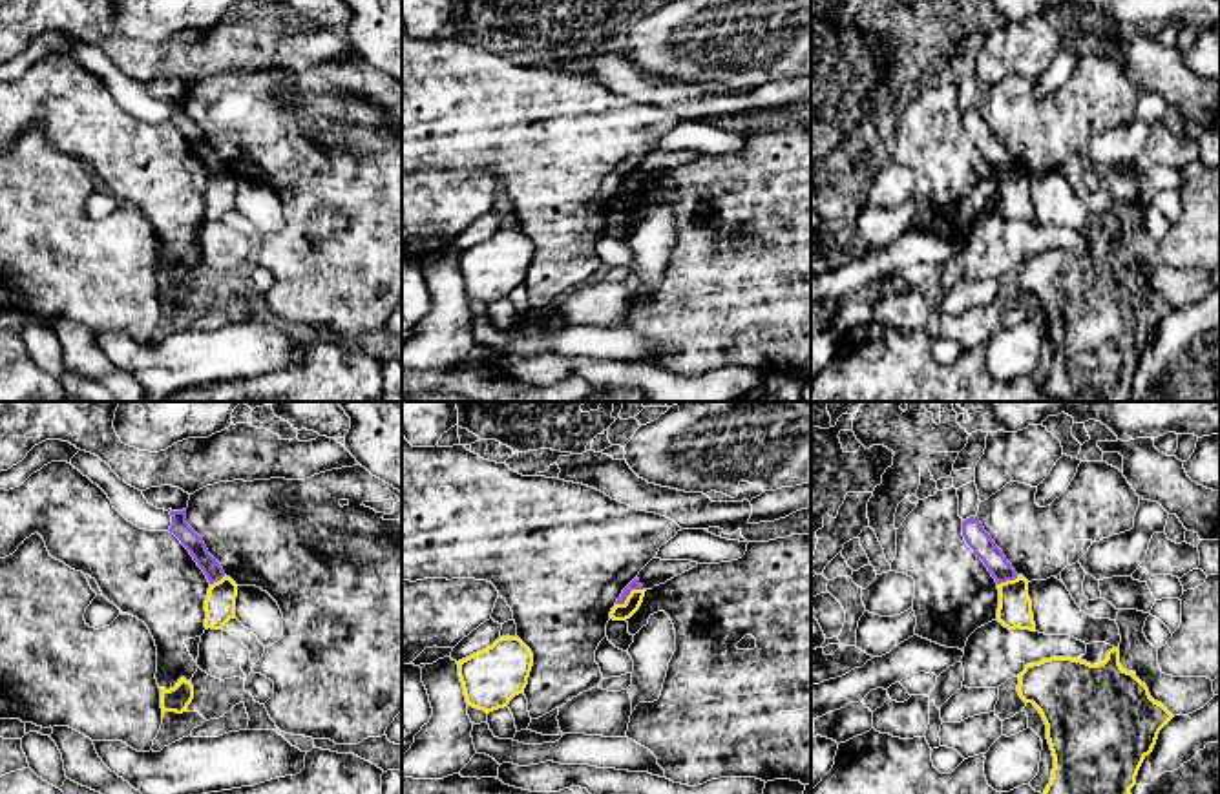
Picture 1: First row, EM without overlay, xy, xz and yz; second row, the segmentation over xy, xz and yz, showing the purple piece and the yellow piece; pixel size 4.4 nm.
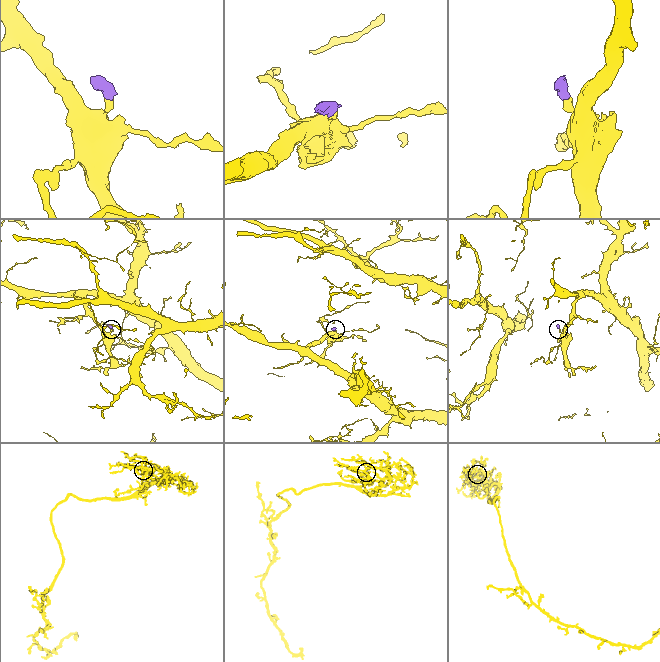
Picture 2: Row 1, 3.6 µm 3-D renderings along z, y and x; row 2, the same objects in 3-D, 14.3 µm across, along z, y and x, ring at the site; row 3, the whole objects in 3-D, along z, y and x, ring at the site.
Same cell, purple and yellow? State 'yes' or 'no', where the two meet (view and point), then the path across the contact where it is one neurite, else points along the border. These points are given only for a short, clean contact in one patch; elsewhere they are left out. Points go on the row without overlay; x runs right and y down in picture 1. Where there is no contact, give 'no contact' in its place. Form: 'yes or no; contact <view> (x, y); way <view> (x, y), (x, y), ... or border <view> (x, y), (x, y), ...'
no; contact xz (629, 185); border xz (641, 179), (634, 179), (616, 196)

